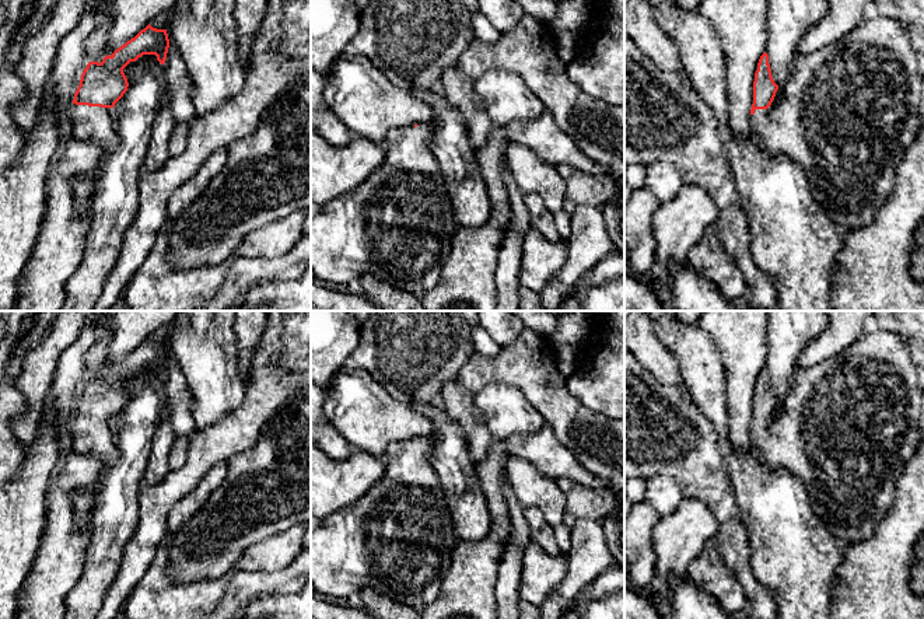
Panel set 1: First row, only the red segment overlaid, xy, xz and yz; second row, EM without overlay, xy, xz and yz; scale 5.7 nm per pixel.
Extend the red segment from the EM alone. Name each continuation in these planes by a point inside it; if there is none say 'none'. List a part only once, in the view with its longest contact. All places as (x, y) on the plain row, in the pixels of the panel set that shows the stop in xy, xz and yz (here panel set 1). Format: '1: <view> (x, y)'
1: xy (95, 437)

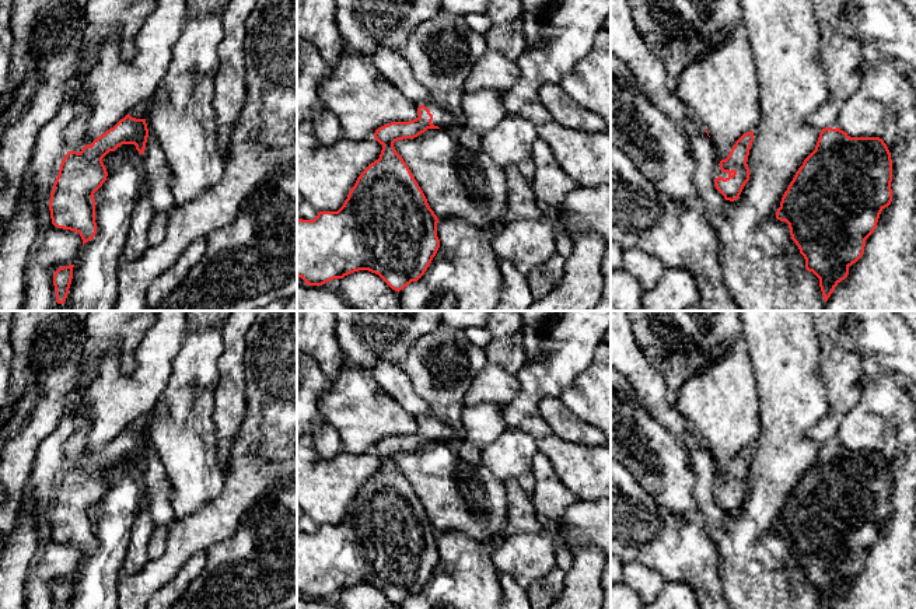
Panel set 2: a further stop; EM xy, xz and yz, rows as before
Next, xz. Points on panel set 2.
1: xz (443, 433)

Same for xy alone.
none

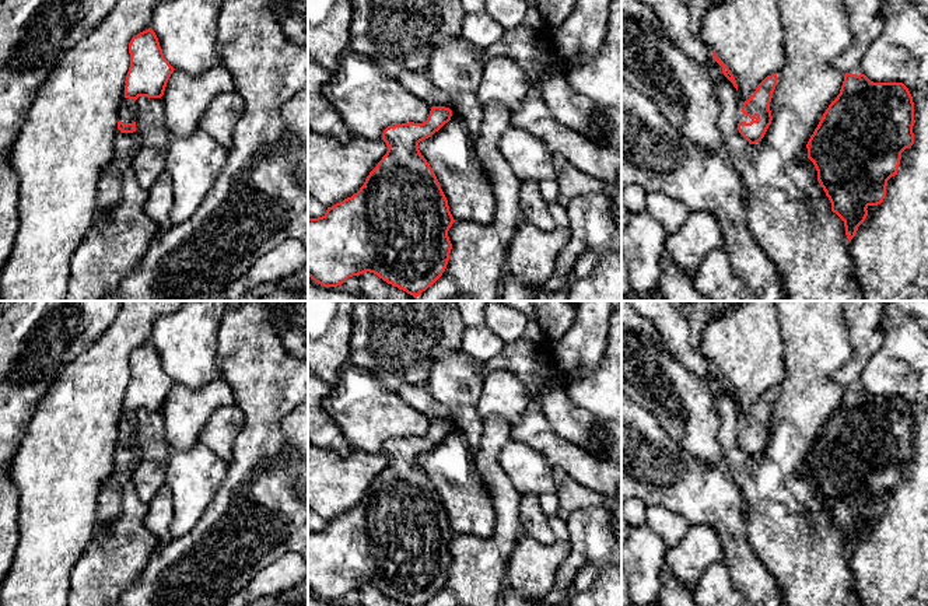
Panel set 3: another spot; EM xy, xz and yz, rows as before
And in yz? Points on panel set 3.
1: yz (739, 428)

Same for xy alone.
1: xy (128, 427)

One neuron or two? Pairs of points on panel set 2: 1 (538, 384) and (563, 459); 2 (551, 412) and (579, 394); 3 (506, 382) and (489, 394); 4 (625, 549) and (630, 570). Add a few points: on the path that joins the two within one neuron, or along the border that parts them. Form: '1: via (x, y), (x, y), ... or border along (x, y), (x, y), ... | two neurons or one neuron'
1: via (528, 402), (528, 419), (546, 441) | one neuron
2: border along (558, 396), (579, 417), (591, 423) | two neurons
3: via (502, 387), (493, 389) | one neuron
4: border along (625, 563), (647, 564), (658, 573) | two neurons

